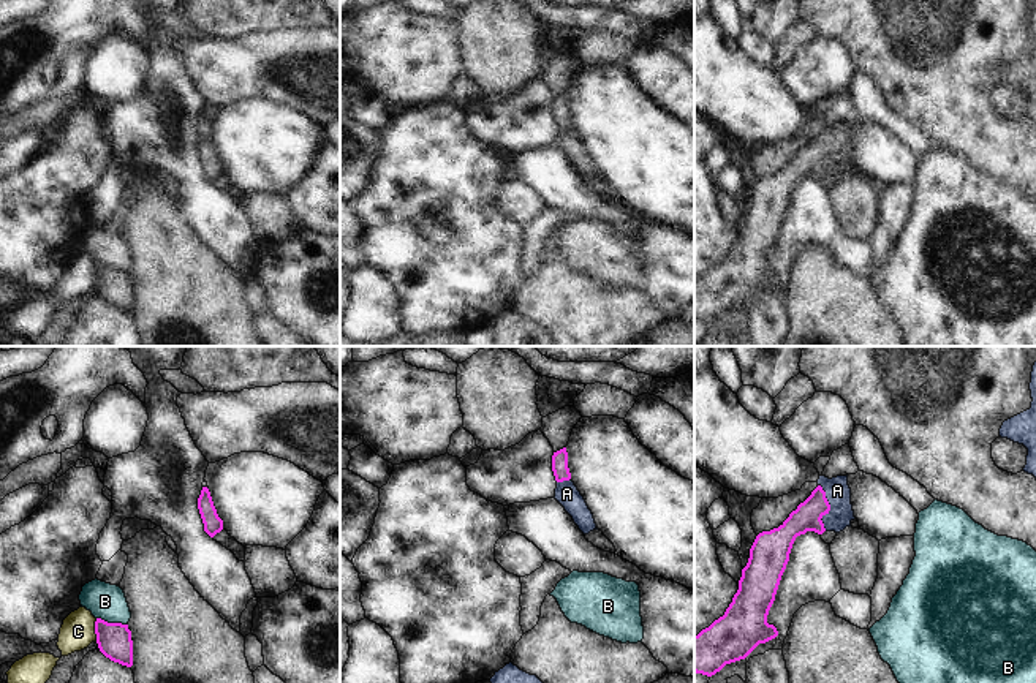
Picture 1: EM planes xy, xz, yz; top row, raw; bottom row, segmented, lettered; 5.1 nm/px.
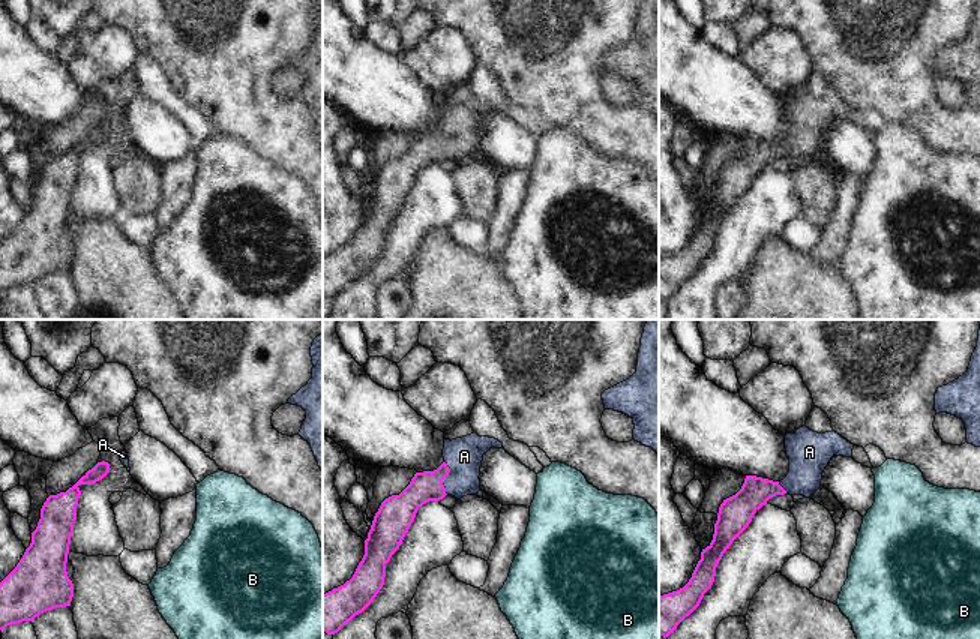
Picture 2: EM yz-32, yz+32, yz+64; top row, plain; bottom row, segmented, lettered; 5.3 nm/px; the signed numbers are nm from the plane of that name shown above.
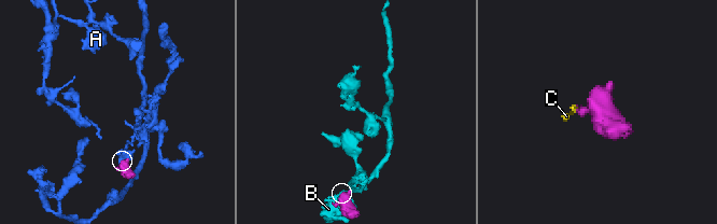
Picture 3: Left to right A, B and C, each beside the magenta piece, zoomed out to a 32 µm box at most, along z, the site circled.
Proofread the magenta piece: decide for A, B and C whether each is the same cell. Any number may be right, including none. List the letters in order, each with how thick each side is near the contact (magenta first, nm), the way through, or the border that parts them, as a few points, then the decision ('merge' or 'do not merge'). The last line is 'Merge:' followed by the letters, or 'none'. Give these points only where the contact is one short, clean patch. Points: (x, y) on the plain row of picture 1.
A: calibres 140 and 130 nm; way yz (807, 163), (829, 154), (831, 144), (837, 136); merge
B: calibres 180 and 180 nm; border xy (97, 263), (127, 271); do not merge
C: calibres 180 and 180 nm; border xy (97, 264), (95, 286); do not merge
Merge: A

